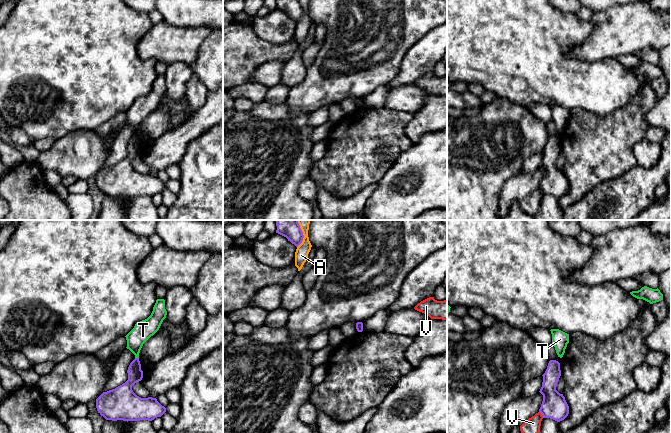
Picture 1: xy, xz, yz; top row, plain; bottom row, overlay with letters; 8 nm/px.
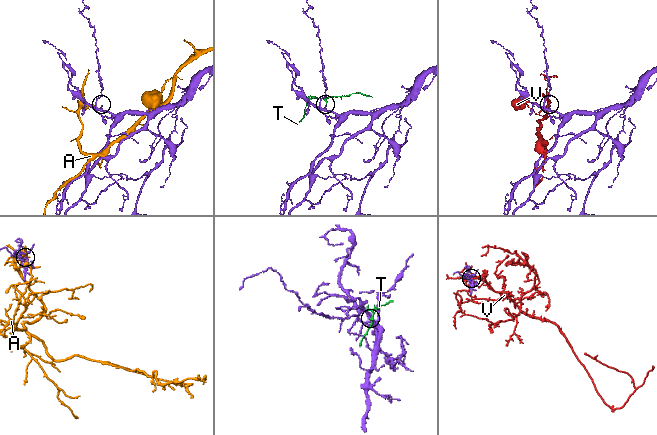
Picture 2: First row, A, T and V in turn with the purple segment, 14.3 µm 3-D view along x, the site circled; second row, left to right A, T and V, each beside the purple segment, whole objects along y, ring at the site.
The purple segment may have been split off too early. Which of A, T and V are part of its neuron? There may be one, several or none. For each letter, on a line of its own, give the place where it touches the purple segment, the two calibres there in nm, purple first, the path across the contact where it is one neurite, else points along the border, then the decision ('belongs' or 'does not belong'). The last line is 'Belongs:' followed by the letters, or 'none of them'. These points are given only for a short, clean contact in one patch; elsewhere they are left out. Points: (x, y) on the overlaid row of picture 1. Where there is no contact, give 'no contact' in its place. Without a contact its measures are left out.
A: contact xz (302, 234); calibres 180 and 110 nm; does not belong
T: contact xy (137, 358); calibres 120 and 160 nm; border xy (135, 357), (138, 358); does not belong
V: contact yz (541, 413); calibres 200 and 120 nm; border yz (539, 411), (543, 417); does not belong
Belongs: none of them

